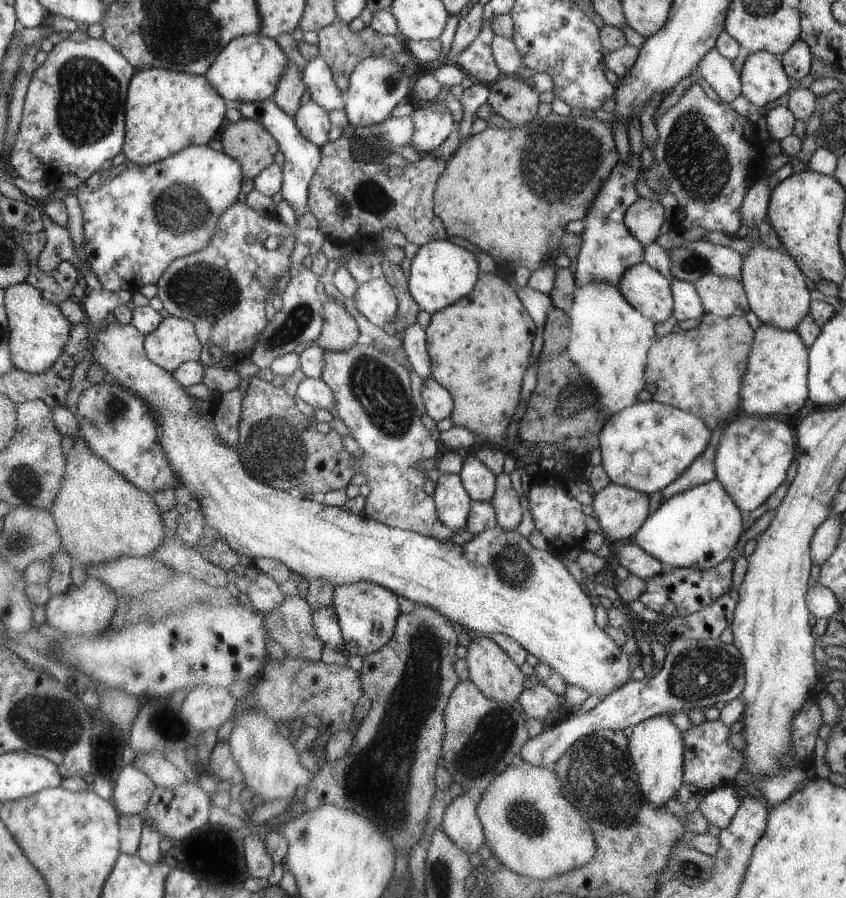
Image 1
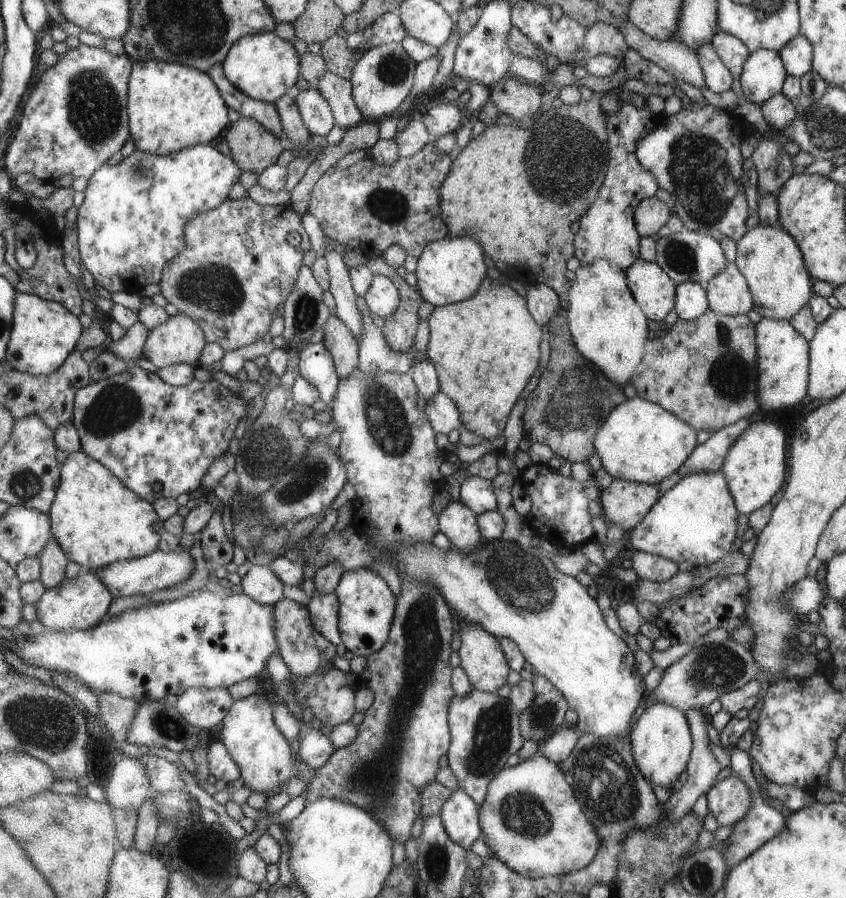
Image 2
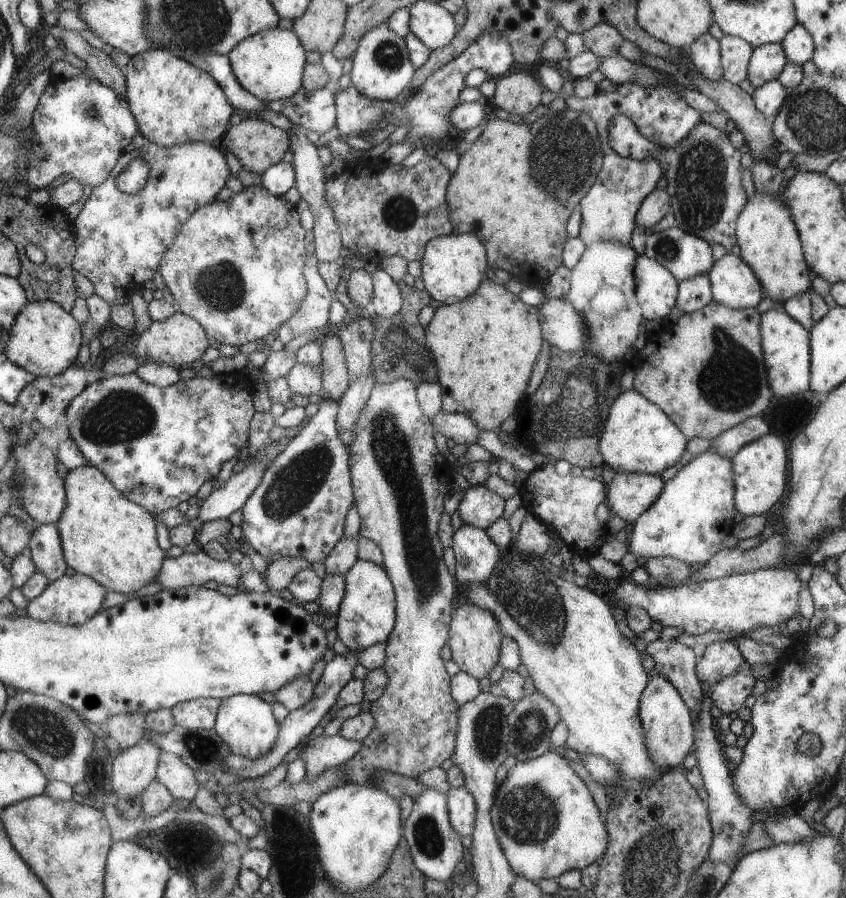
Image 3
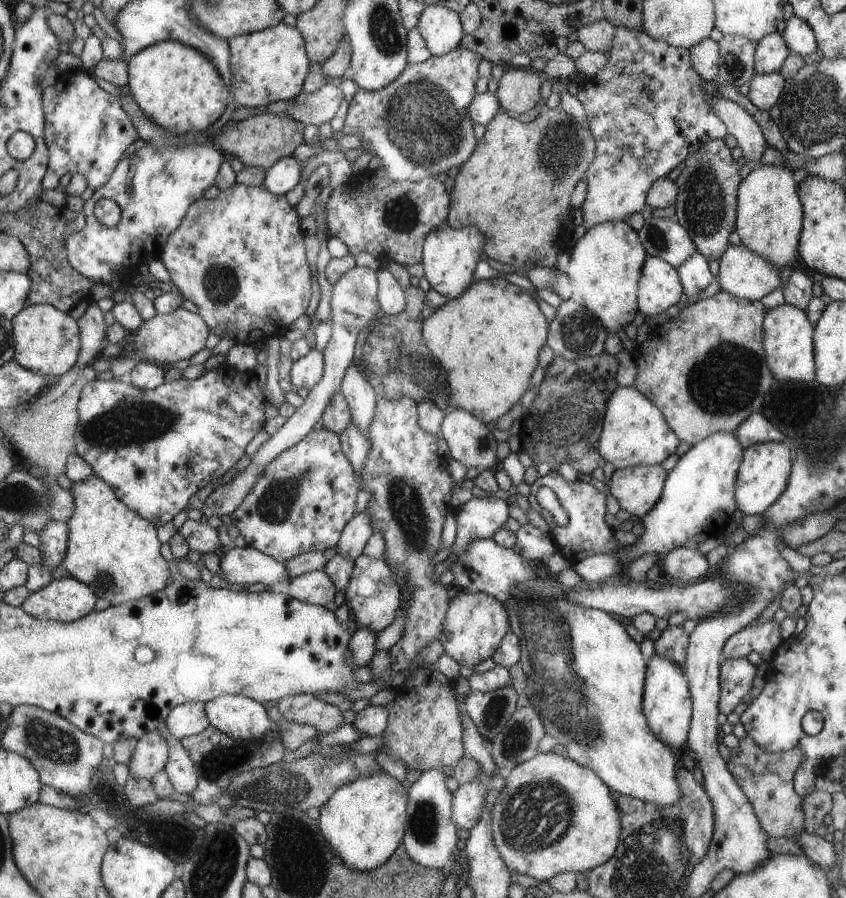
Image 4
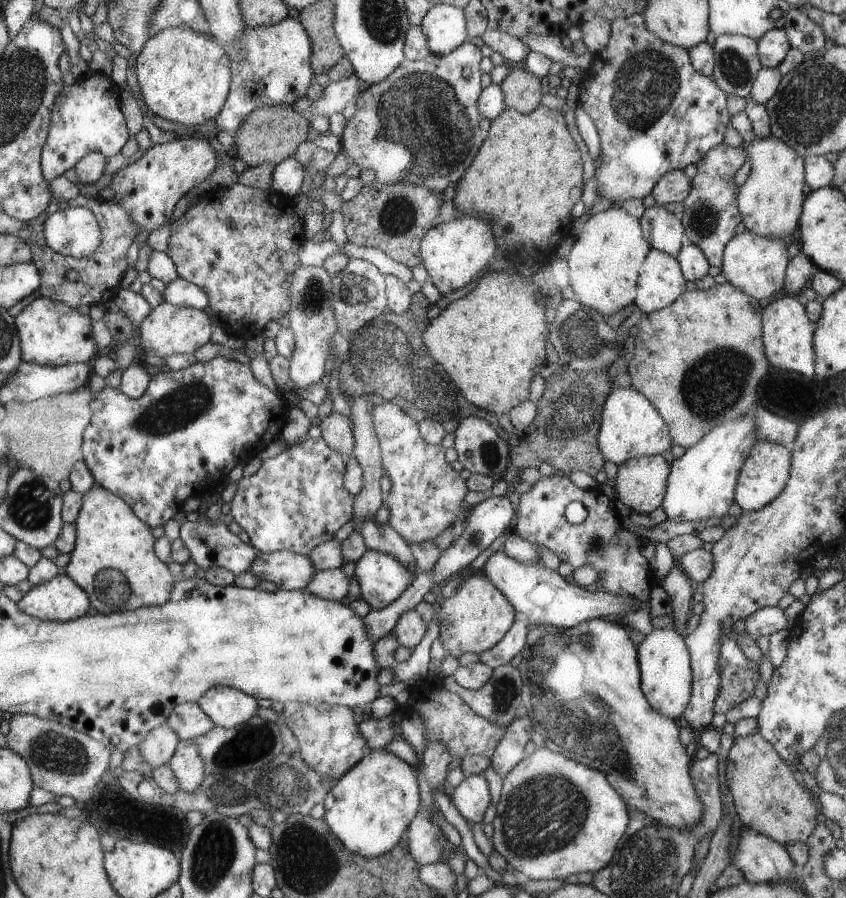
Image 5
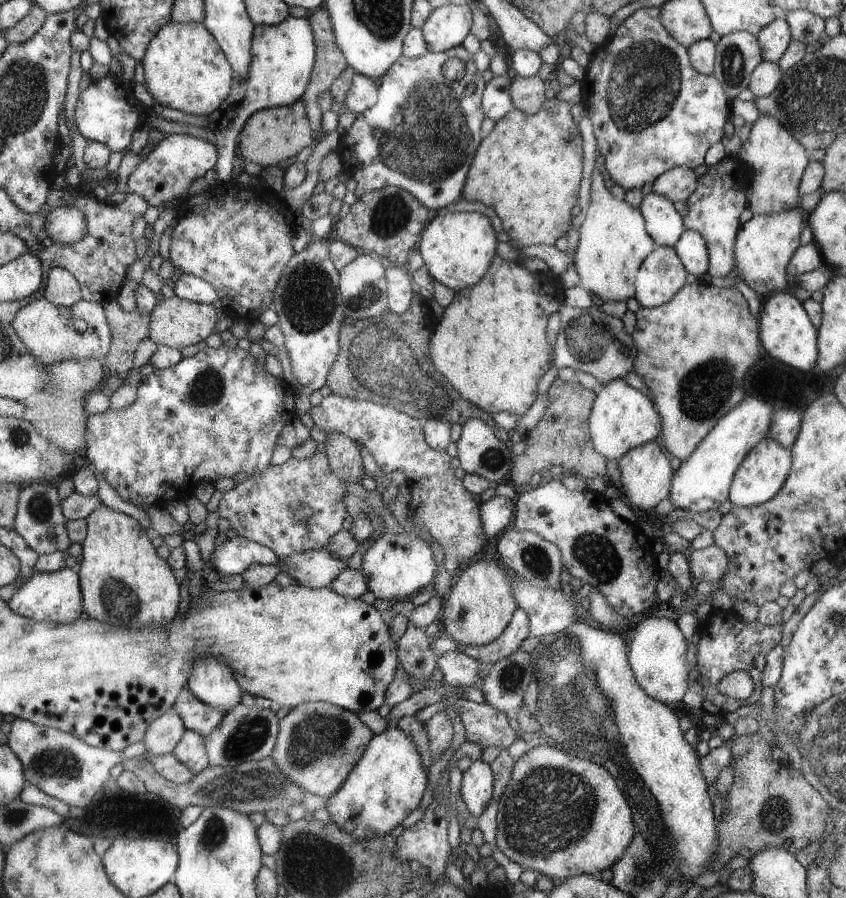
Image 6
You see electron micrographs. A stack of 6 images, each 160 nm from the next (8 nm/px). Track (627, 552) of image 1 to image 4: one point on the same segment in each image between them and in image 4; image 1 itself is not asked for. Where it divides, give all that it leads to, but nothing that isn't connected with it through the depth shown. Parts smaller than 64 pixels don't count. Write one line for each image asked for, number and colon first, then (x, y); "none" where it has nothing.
2: (646, 566)
3: (668, 570)
4: (683, 564)

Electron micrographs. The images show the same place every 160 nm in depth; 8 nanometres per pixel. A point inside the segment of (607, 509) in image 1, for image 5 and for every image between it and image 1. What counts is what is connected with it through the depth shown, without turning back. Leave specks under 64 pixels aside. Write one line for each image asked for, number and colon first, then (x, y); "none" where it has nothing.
2: (623, 503)
3: (628, 495)
4: (636, 489)
5: (640, 484)

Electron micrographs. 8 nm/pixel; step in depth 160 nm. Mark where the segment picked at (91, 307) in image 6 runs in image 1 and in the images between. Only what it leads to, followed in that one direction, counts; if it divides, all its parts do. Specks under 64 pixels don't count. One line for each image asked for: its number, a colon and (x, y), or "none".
1: (40, 330)
2: (44, 334)
3: (45, 340)
4: (48, 340)
5: (53, 334)

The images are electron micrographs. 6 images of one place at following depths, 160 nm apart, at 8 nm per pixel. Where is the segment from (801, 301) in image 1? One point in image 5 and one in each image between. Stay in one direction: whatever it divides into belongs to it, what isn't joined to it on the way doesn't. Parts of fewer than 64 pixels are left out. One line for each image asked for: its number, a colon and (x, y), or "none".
2: (768, 257)
3: (768, 241)
4: (769, 218)
5: (769, 200)

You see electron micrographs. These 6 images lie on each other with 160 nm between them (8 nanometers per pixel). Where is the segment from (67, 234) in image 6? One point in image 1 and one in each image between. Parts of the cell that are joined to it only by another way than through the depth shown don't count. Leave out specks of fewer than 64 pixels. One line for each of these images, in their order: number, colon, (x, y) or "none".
1: (137, 220)
2: (130, 224)
3: (121, 237)
4: (155, 187)
5: (74, 231)

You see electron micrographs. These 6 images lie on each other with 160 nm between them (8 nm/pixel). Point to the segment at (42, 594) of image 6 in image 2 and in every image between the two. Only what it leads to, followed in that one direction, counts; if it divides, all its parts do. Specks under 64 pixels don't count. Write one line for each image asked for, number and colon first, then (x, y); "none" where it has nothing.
2: (83, 602)
3: (72, 600)
4: (67, 599)
5: (61, 599)

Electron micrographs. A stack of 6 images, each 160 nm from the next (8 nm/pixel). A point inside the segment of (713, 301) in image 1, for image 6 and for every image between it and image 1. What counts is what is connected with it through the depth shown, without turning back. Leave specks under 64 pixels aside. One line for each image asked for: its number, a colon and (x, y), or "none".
2: (727, 291)
3: (733, 284)
4: (743, 274)
5: (755, 265)
6: (764, 246)

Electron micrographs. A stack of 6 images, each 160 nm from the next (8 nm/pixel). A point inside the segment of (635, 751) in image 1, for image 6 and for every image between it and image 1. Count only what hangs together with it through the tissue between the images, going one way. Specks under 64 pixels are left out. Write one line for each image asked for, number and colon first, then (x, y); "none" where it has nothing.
2: (660, 743)
3: (664, 715)
4: (666, 704)
5: (663, 659)
6: (658, 653)

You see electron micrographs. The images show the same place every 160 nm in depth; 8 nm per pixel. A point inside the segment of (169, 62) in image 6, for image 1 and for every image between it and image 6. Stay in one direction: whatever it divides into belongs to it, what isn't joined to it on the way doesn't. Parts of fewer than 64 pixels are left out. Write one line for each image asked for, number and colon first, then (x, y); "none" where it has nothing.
1: (166, 111)
2: (172, 107)
3: (174, 102)
4: (178, 87)
5: (183, 75)

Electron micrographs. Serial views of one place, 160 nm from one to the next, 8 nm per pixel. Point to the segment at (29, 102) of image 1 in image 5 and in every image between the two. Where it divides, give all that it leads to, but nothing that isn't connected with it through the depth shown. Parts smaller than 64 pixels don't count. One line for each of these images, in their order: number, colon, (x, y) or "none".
2: (76, 119)
3: (81, 127)
4: (88, 131)
5: (87, 117)

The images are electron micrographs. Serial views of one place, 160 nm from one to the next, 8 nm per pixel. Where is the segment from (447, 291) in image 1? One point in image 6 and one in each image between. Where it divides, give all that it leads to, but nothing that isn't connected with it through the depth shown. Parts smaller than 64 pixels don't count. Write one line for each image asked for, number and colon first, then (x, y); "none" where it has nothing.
2: (449, 269)
3: (452, 267)
4: (449, 256)
5: (452, 254)
6: (457, 247)

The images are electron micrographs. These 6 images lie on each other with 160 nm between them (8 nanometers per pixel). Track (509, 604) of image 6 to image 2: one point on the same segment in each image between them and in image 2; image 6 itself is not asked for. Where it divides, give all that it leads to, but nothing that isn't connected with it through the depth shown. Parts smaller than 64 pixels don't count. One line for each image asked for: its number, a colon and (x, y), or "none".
2: (481, 657)
3: (475, 639)
4: (473, 627)
5: (476, 616)

